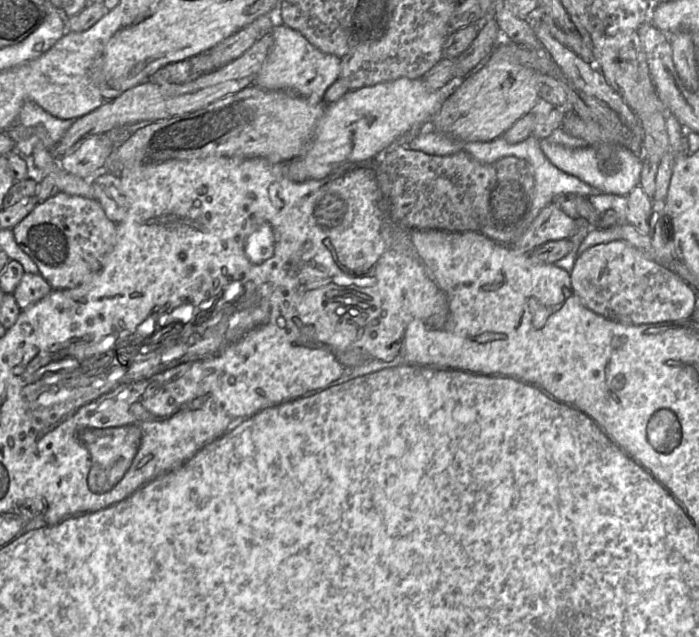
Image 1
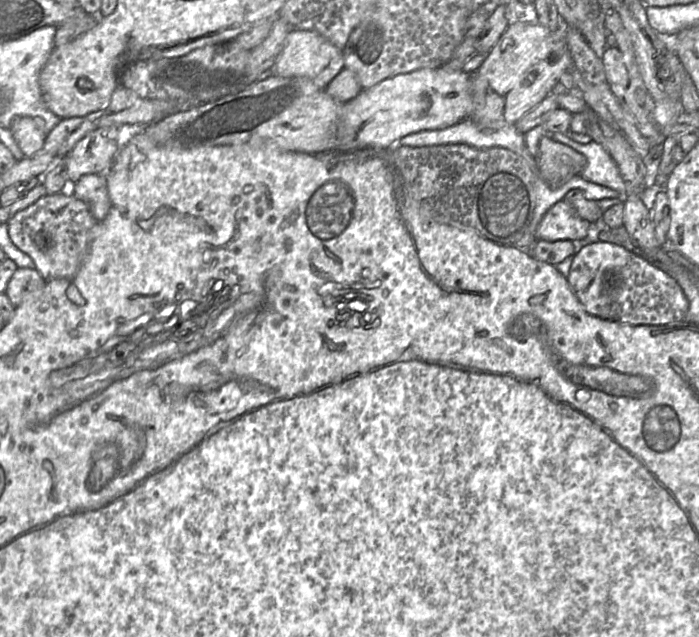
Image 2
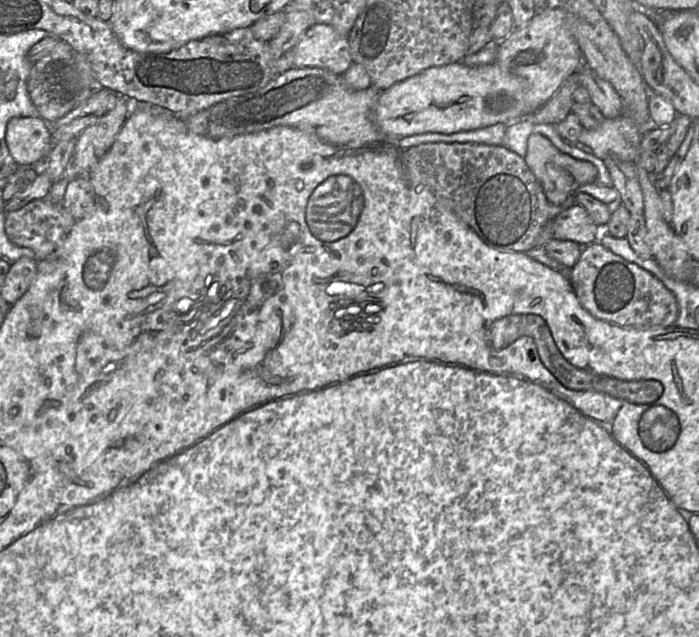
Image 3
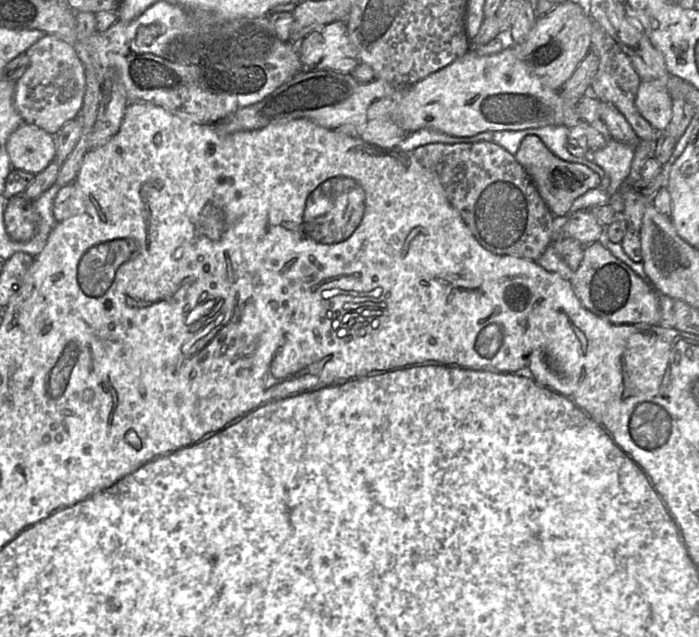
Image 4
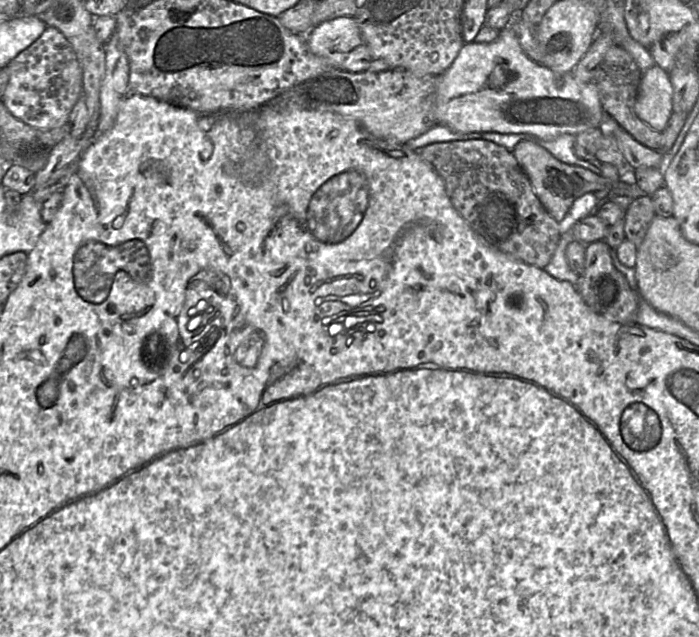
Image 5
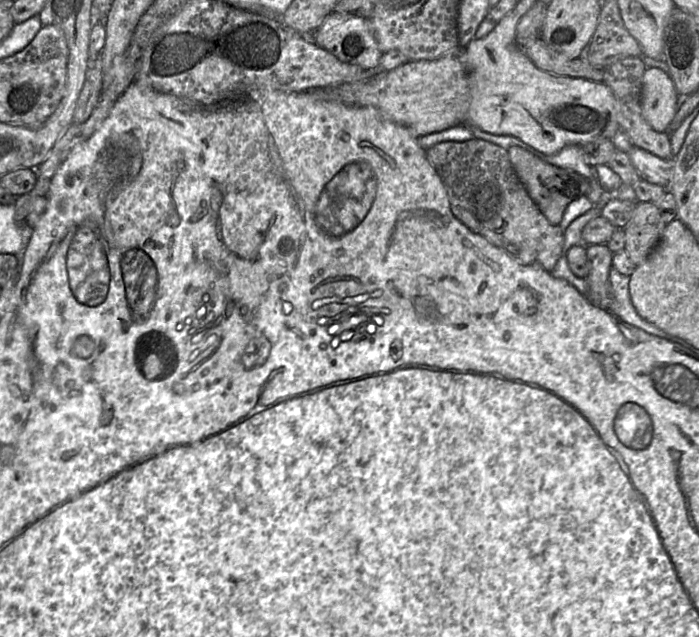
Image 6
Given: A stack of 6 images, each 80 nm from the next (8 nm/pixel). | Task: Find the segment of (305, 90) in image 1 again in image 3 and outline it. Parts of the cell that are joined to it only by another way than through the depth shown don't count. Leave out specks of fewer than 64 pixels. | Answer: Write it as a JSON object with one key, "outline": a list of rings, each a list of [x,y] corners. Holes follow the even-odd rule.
{"outline":[[[315,24],[310,27],[291,49],[291,53],[295,68],[322,68],[334,74],[342,75],[353,64],[348,37],[341,36],[327,24]]]}

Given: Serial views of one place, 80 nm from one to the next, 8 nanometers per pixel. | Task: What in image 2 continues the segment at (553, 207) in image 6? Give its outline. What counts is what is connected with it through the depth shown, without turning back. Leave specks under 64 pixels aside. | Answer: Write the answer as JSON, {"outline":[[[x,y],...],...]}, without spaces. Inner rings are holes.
{"outline":[[[548,137],[540,140],[536,161],[541,178],[552,188],[580,175],[587,163],[582,154]]]}

